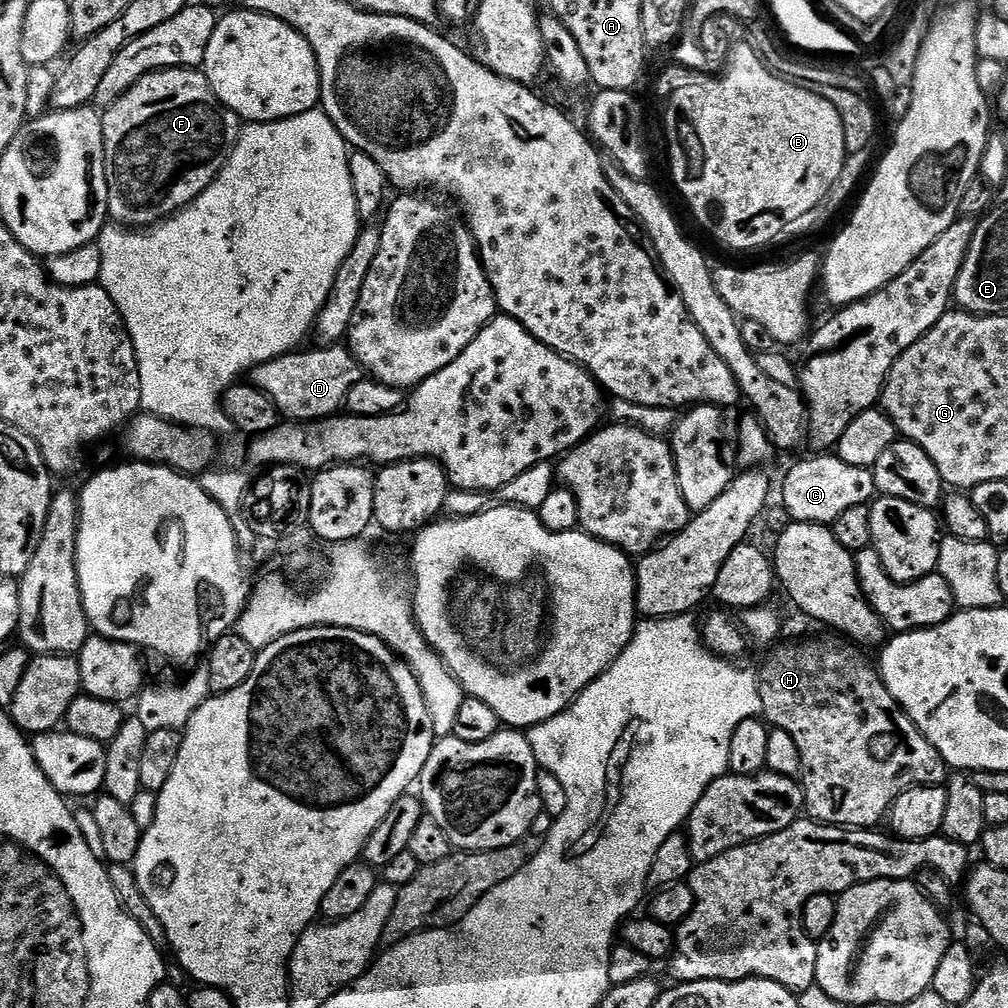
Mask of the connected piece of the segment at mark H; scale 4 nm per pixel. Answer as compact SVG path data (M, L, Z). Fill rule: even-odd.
M796 640L793 644L778 645L779 643L777 643L771 649L773 652L769 654L768 661L758 668L762 716L772 728L786 730L786 734L790 734L794 738L794 743L798 745L798 754L802 758L802 787L807 815L822 824L835 824L857 830L872 830L879 825L876 824L879 820L883 821L887 817L888 813L892 811L893 802L906 790L943 785L946 780L946 765L935 746L920 733L915 722L905 714L899 702L892 697L890 690L884 685L879 671L874 667L873 661L871 664L862 653L855 652L855 650L860 650L853 647L851 643L836 640Z

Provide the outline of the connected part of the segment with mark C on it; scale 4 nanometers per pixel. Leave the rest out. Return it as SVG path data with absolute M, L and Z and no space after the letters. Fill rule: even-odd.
M835 454L812 455L816 456L798 461L784 476L784 508L795 523L831 526L843 512L868 504L877 495L870 468L850 466Z

